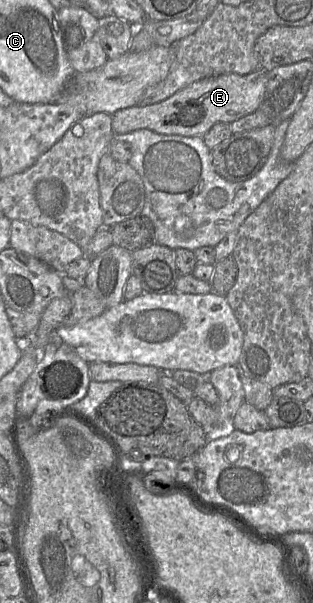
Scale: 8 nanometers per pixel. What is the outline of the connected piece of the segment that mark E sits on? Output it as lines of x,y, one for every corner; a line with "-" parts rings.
257,70
247,75
228,73
196,81
171,97
151,105
135,105
112,114
114,133
124,134
149,129
159,134
203,136
218,122
233,121
258,110
267,86
267,71

